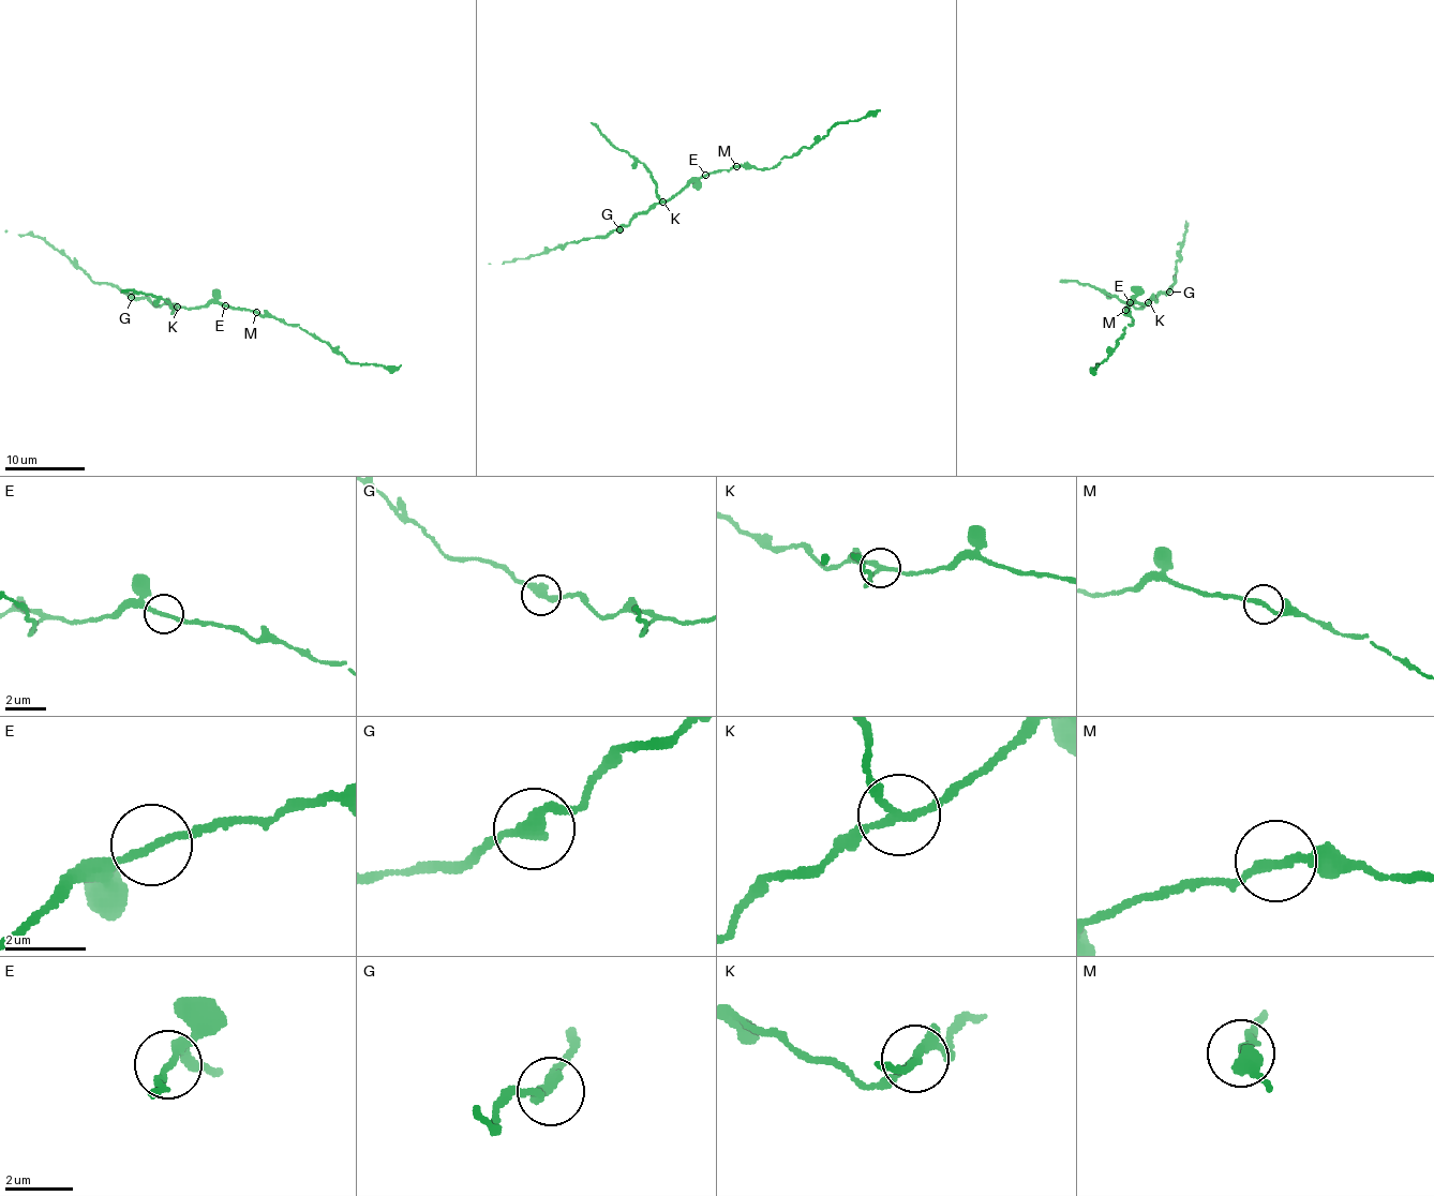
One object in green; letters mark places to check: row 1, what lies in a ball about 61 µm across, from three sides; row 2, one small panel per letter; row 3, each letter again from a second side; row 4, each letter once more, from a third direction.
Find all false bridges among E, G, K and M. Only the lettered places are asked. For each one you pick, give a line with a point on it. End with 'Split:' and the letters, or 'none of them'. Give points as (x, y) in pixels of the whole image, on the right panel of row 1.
K: Place: (1148, 302)
Split: K

